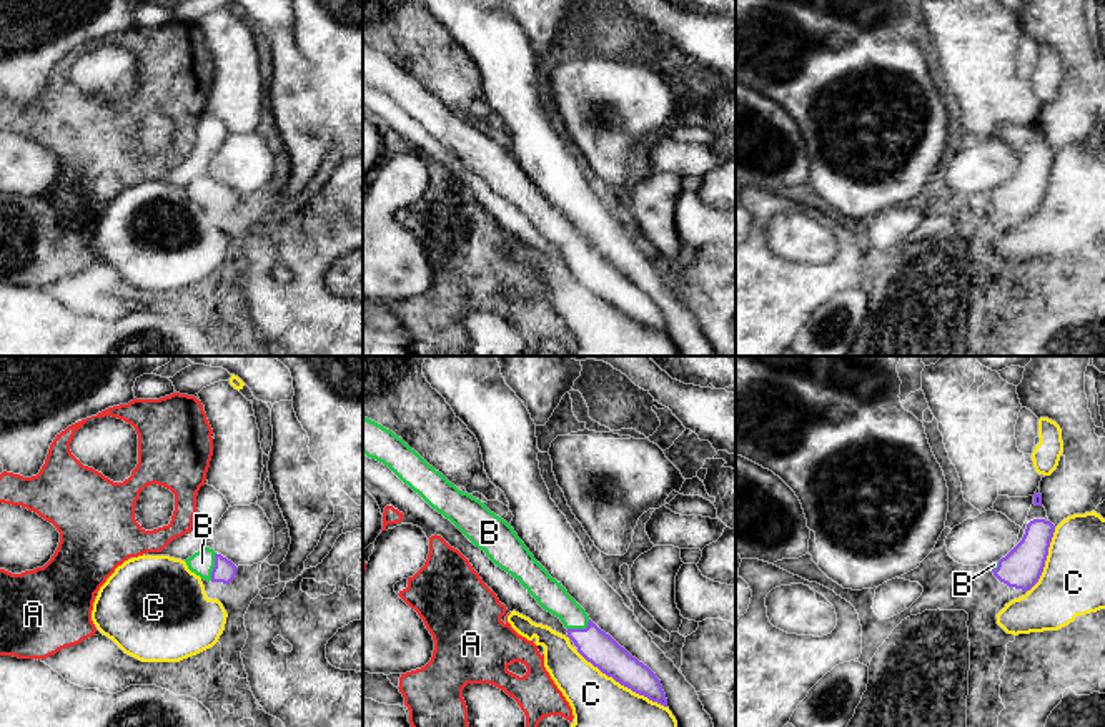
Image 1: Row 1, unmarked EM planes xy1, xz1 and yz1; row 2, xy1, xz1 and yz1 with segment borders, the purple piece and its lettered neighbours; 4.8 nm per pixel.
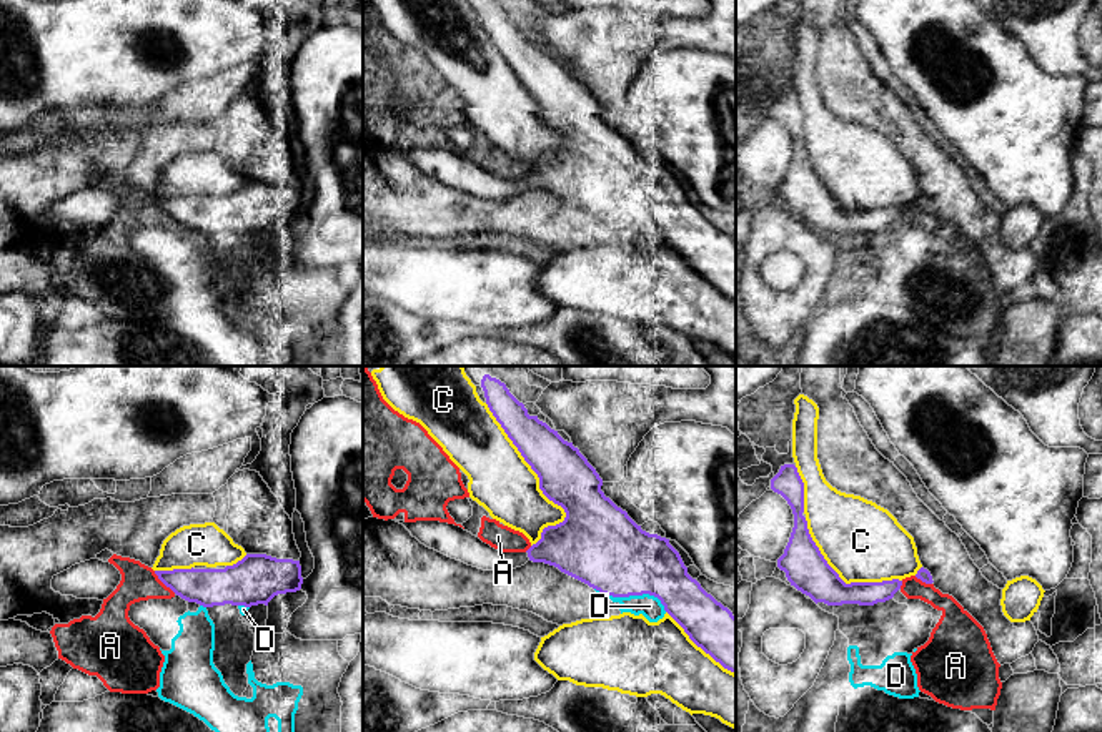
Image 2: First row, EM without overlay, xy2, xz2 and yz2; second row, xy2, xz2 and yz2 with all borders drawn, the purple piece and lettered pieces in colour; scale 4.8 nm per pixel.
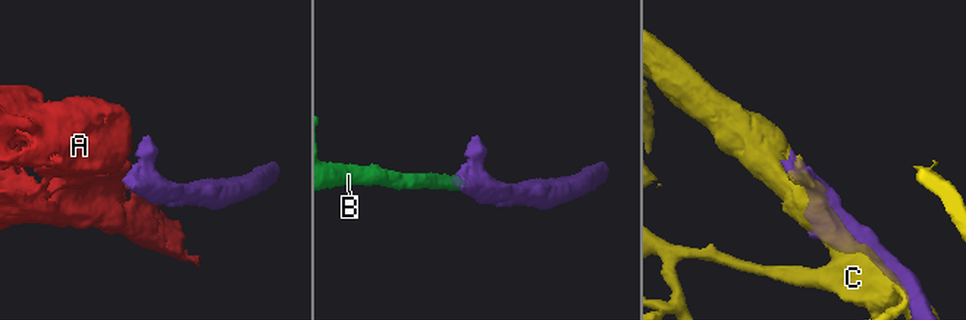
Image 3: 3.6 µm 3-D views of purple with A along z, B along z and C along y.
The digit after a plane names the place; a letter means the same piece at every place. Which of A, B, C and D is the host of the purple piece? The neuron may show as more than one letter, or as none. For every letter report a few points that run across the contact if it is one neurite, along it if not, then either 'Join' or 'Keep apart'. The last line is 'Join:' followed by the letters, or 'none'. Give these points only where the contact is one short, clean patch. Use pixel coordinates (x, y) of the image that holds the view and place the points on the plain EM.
A: Line: xy2 (153, 198), (175, 220). Keep apart
B: Line: xy1 (223, 198), (215, 193), (202, 190). Join
C: Keep apart
D: Keep apart
Join: B

